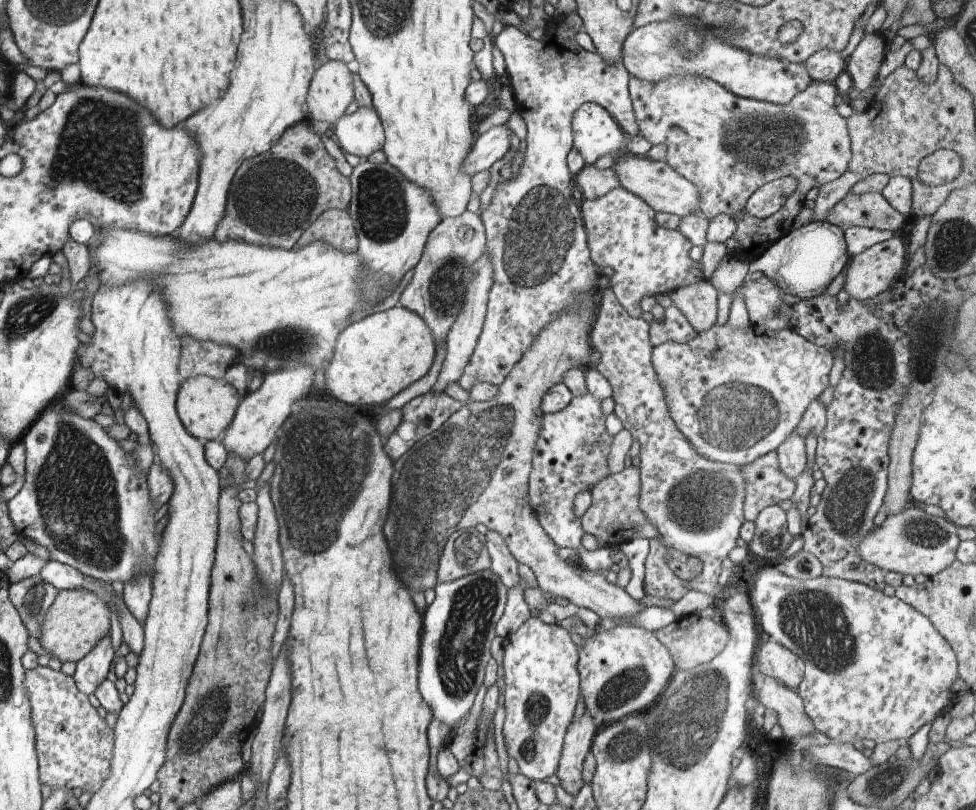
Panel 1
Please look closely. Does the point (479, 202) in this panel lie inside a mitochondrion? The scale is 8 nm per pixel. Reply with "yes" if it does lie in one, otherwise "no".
no

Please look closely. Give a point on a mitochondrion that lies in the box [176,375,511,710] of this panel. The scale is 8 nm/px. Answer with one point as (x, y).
(312, 487)

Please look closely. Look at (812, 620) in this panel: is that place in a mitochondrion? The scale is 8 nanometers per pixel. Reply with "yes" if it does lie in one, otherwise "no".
yes

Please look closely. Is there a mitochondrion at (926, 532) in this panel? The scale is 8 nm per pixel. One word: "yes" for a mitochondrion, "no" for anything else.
yes

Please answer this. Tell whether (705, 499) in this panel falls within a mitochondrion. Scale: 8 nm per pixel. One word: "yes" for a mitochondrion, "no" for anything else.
yes

